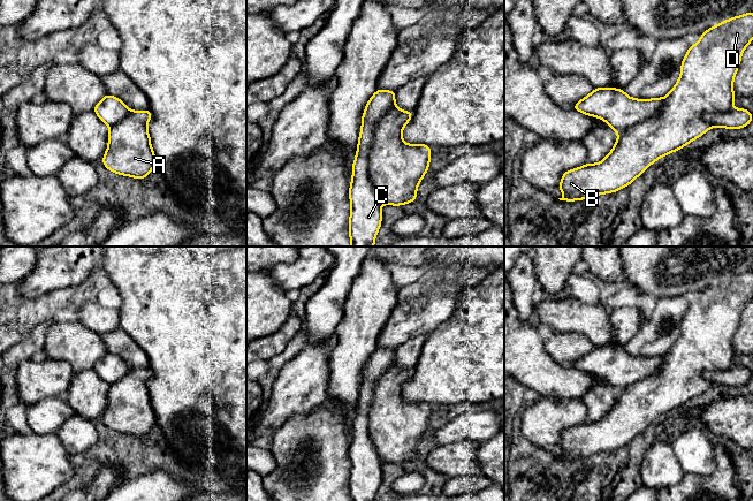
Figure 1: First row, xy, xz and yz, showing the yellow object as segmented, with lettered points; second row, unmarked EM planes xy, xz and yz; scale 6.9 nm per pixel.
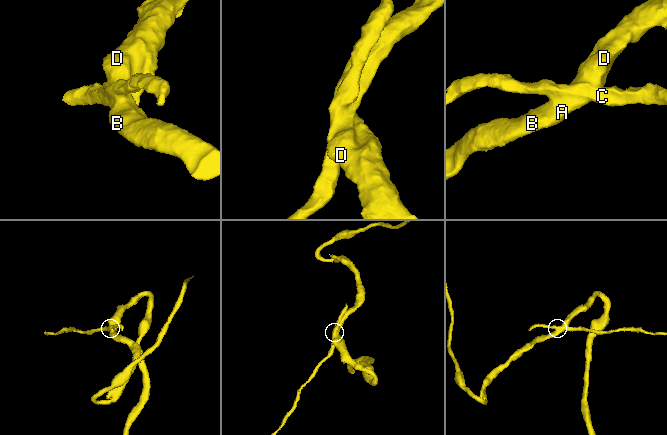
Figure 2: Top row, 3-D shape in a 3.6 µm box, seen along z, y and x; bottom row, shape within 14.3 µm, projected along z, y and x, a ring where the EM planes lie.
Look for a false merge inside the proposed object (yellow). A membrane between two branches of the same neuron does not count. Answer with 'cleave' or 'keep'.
cleave

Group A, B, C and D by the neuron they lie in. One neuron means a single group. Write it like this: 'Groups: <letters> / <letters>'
Groups: A B D / C

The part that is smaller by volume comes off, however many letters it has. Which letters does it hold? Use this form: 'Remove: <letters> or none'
Remove: C

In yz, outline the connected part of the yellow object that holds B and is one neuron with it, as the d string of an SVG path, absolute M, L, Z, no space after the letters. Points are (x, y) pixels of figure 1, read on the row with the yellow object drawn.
M753 13L731 17L702 32L700 39L685 54L680 77L664 97L656 117L633 124L618 134L608 155L598 164L590 164L563 173L558 189L564 193L560 200L575 202L598 195L616 192L641 175L657 159L683 149L699 138L713 126L703 120L705 113L727 112L735 100L733 78L744 50L753 40Z

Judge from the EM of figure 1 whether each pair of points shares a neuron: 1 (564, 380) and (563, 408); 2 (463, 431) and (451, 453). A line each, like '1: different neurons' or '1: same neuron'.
1: different neurons
2: different neurons

